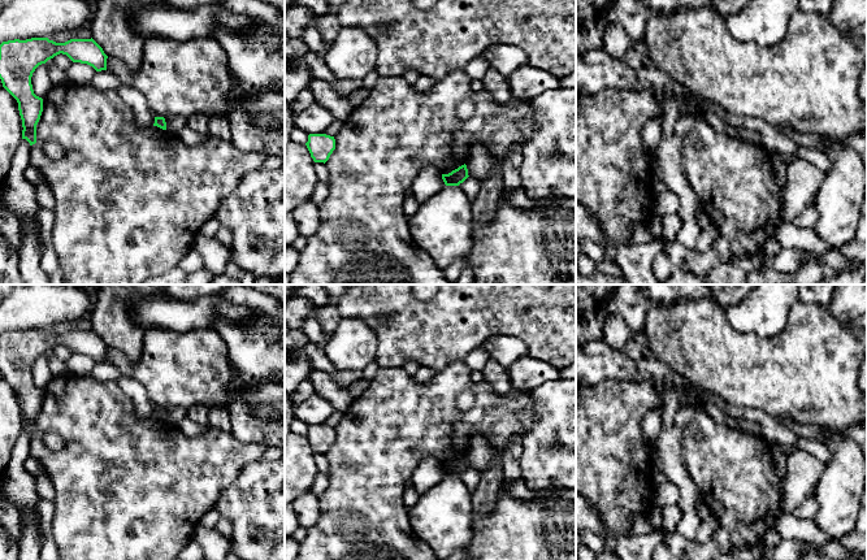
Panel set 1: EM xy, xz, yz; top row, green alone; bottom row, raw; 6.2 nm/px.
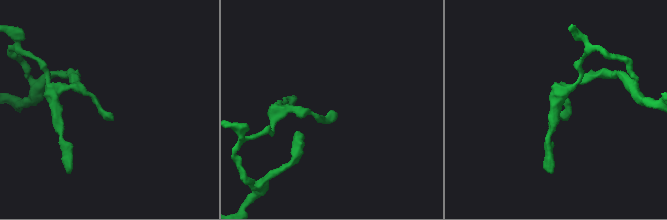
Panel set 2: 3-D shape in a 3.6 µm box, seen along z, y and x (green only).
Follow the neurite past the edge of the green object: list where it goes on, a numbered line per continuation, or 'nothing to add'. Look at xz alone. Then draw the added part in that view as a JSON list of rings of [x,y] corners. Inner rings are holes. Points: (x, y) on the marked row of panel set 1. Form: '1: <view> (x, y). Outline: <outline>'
nothing to add

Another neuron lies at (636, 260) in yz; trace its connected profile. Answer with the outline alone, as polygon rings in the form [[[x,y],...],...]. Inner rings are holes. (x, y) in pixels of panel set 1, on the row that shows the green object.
[[[660,238],[647,243],[627,242],[617,246],[615,262],[629,285],[660,285],[654,274],[654,260],[664,251]]]

